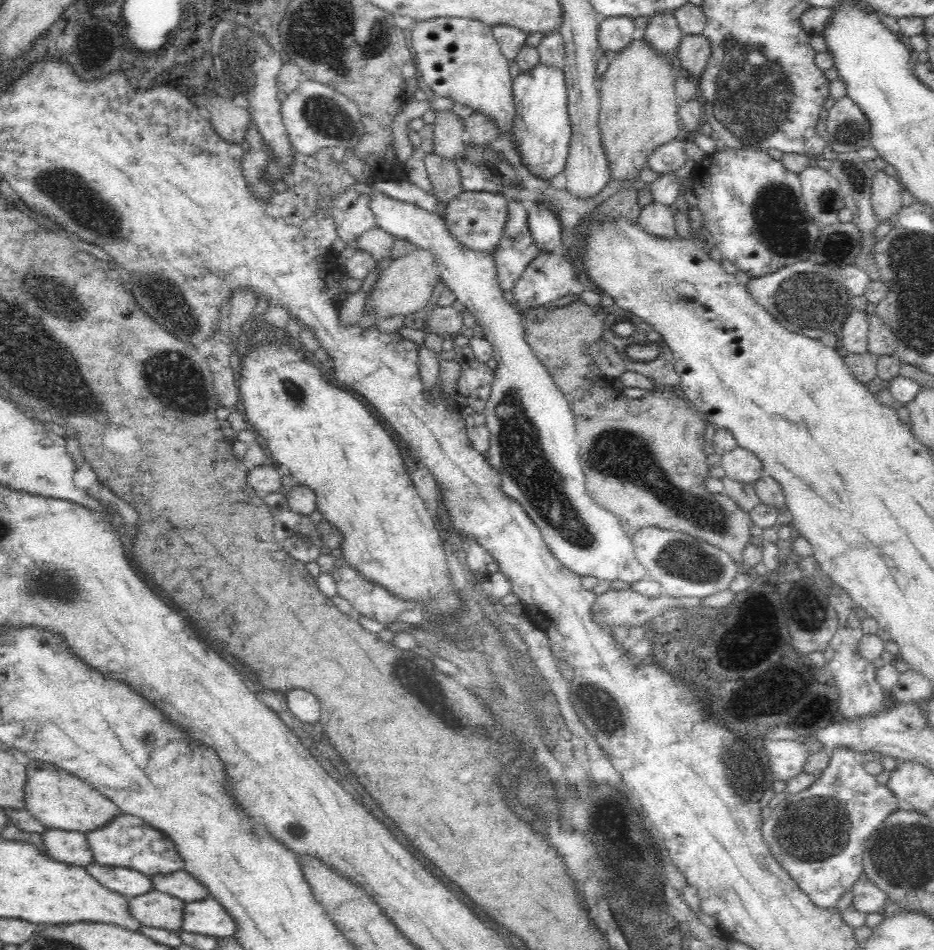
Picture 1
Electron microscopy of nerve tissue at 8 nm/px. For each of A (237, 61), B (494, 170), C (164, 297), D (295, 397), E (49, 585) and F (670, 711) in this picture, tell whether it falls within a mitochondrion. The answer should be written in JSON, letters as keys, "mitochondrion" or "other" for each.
{"A":"mitochondrion","B":"other","C":"mitochondrion","D":"mitochondrion","E":"mitochondrion","F":"other"}

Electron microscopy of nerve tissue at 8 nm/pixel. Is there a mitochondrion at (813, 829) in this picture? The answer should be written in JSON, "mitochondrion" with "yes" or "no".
{"mitochondrion":"yes"}

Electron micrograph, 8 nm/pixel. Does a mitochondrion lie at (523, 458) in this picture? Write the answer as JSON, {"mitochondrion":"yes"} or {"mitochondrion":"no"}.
{"mitochondrion":"yes"}

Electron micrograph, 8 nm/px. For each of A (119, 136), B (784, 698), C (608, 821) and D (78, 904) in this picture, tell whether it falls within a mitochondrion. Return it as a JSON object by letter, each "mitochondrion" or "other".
{"A":"other","B":"other","C":"mitochondrion","D":"other"}

